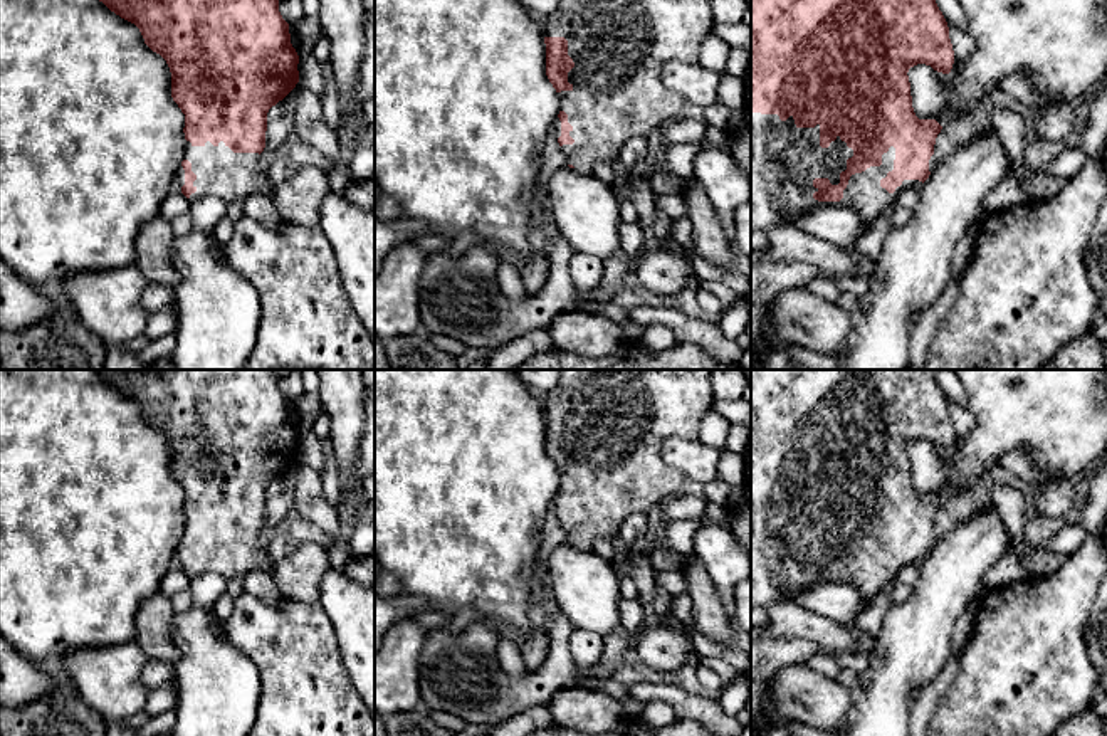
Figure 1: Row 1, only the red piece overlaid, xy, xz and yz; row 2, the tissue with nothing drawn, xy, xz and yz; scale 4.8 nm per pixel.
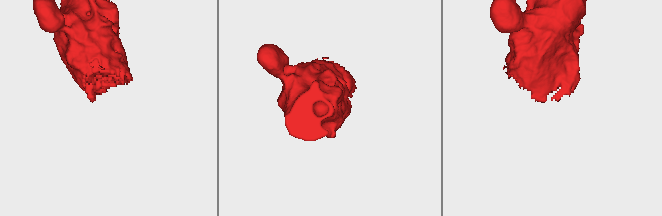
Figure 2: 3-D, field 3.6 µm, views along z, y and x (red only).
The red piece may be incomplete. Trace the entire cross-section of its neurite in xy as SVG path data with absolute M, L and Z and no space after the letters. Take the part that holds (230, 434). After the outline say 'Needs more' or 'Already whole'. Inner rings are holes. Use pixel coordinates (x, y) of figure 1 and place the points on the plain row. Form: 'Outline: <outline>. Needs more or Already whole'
Outline: M96 370L111 388L134 400L144 420L160 430L171 449L171 474L185 491L186 526L176 556L193 580L218 573L227 580L245 580L252 571L272 573L269 551L259 548L265 524L267 489L299 459L299 432L291 420L289 400L279 388L274 370Z. Needs more

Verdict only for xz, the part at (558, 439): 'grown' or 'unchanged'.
grown

